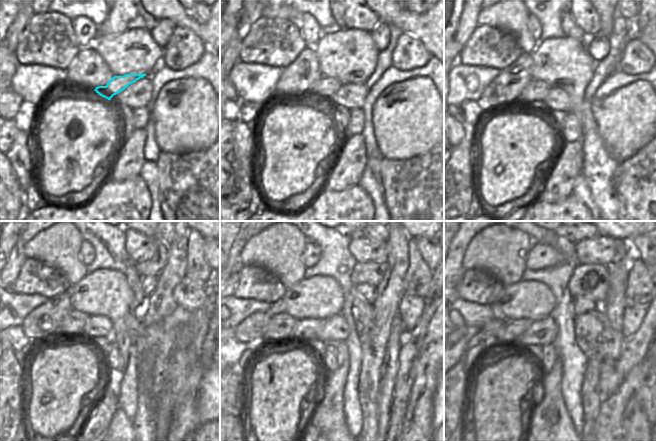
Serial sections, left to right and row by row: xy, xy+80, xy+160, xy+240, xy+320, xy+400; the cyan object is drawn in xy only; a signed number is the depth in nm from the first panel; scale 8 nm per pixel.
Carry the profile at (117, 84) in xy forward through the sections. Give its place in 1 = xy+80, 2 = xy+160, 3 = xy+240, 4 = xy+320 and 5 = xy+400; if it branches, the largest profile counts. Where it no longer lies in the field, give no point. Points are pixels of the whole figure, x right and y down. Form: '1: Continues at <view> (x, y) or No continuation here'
1: Continues at xy+80 (325, 87)
2: Continues at xy+160 (536, 90)
3: Continues at xy+240 (72, 325)
4: Continues at xy+320 (280, 327)
5: Continues at xy+400 (488, 332).

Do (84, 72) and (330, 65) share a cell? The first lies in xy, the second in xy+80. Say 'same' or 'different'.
different

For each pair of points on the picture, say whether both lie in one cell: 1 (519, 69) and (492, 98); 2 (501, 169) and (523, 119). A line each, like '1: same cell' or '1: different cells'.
1: same cell
2: same cell

